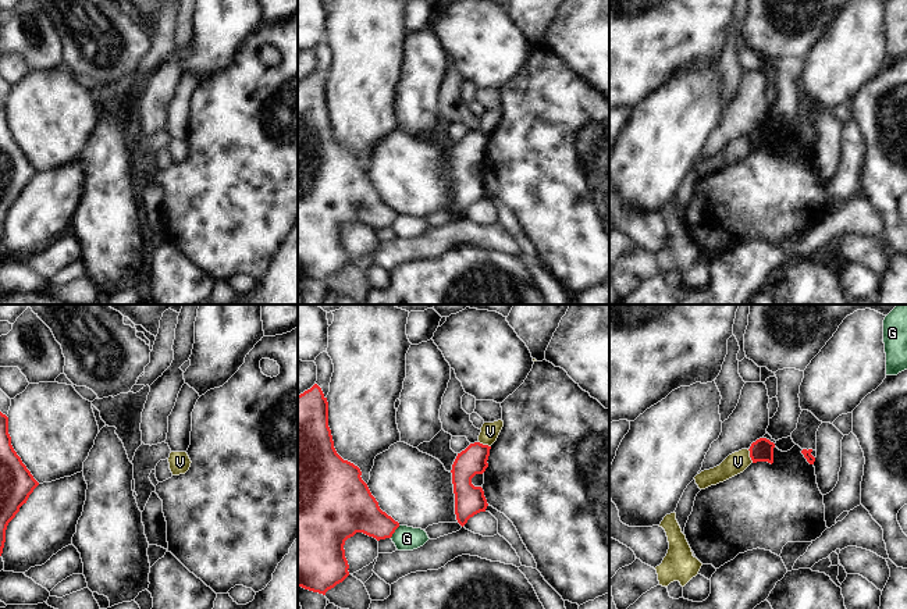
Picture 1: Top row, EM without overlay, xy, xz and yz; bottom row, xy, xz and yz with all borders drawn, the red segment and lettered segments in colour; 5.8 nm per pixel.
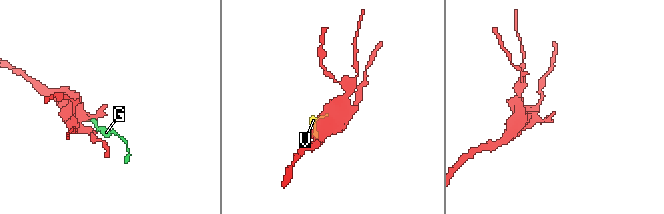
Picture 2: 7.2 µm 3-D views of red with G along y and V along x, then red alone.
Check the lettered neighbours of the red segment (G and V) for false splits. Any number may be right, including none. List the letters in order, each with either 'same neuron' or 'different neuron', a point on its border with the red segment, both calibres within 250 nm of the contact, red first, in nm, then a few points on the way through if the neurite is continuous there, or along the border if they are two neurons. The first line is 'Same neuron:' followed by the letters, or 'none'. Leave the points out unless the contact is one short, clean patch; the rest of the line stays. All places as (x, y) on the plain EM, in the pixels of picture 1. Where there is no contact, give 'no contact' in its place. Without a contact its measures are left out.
Same neuron: none
G: different neuron; contact xz (394, 220); calibres 260 and 140 nm; border xz (399, 214), (390, 225)
V: different neuron; contact yz (750, 145); calibres 130 and 120 nm; border yz (747, 138), (753, 150)

